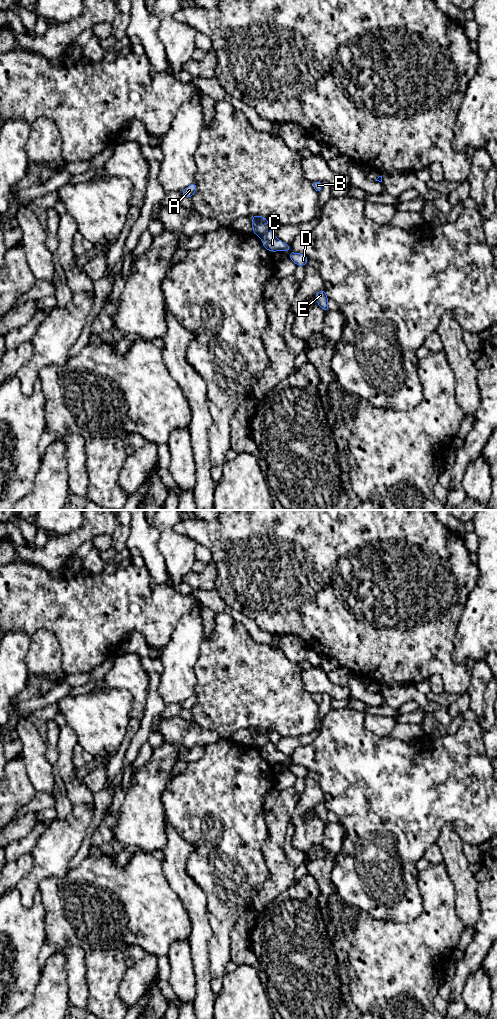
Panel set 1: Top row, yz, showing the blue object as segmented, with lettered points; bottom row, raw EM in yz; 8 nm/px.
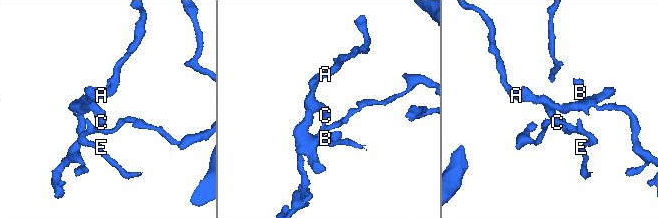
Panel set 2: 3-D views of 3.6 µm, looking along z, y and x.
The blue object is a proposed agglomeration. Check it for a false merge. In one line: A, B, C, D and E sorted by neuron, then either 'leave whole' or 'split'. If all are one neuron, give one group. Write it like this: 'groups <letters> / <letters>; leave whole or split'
groups A B / C D E; split

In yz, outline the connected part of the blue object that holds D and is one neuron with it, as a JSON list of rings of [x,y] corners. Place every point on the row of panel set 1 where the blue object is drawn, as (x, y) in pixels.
[[[271,231],[266,232],[263,235],[262,246],[271,252],[276,251],[289,251],[289,259],[291,259],[297,266],[305,266],[309,261],[309,258],[303,254],[290,251],[290,245],[283,243],[281,240],[275,237],[275,234]]]

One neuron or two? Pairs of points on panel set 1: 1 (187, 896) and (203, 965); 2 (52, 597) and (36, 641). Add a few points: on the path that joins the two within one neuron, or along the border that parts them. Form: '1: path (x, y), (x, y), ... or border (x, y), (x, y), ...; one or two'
1: path (197, 913), (200, 926), (200, 948); one
2: border (30, 637), (38, 630), (49, 629), (59, 644); two

